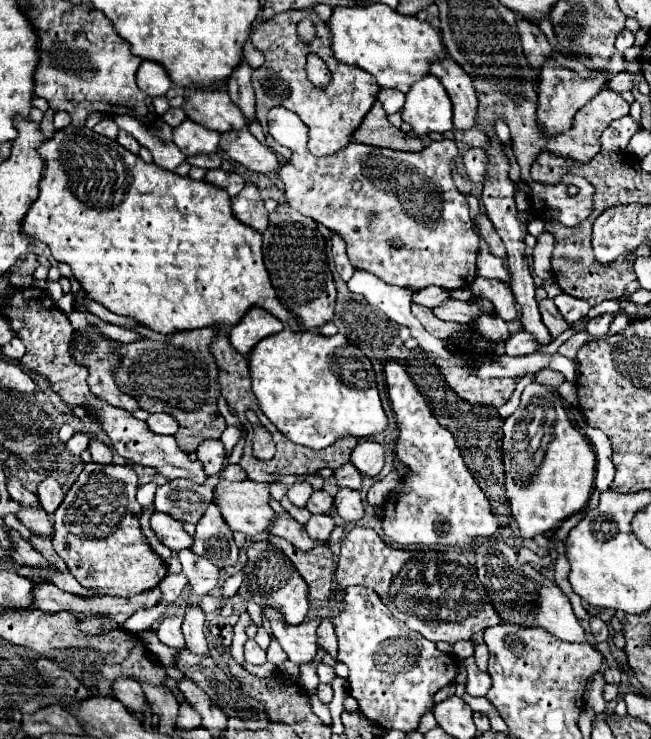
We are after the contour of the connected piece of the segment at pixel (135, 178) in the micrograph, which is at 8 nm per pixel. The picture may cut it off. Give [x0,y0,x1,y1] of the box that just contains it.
[22,126,302,334]

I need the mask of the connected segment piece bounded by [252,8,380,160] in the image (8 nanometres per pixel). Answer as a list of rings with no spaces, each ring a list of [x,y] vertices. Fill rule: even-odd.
[[[312,8],[282,12],[254,28],[252,44],[266,58],[264,66],[260,66],[258,70],[252,72],[252,88],[256,90],[256,118],[264,126],[266,146],[272,148],[276,154],[280,154],[286,160],[290,158],[290,150],[280,146],[266,130],[268,110],[274,106],[284,106],[290,112],[298,114],[298,118],[310,128],[308,148],[314,156],[330,156],[330,154],[346,148],[346,144],[352,140],[352,134],[356,132],[356,128],[362,124],[364,116],[376,102],[376,94],[380,88],[378,88],[374,76],[370,76],[366,70],[354,68],[350,64],[338,64],[334,60],[334,56],[330,52],[330,32],[326,32],[324,20]],[[302,18],[312,18],[312,22],[316,26],[316,38],[312,44],[302,44],[302,40],[296,34],[296,24]],[[310,52],[320,56],[332,74],[330,82],[324,88],[314,86],[306,76],[306,56]]]

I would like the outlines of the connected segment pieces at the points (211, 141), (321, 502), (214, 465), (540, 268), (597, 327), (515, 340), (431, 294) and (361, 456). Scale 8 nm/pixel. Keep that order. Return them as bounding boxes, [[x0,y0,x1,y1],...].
[[172,120,220,156],[306,490,334,514],[196,440,224,476],[534,232,554,280],[588,314,616,338],[506,332,538,356],[412,286,448,308],[350,440,384,478]]

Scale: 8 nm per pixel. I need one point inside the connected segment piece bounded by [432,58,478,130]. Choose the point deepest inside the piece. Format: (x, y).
(459, 86)

